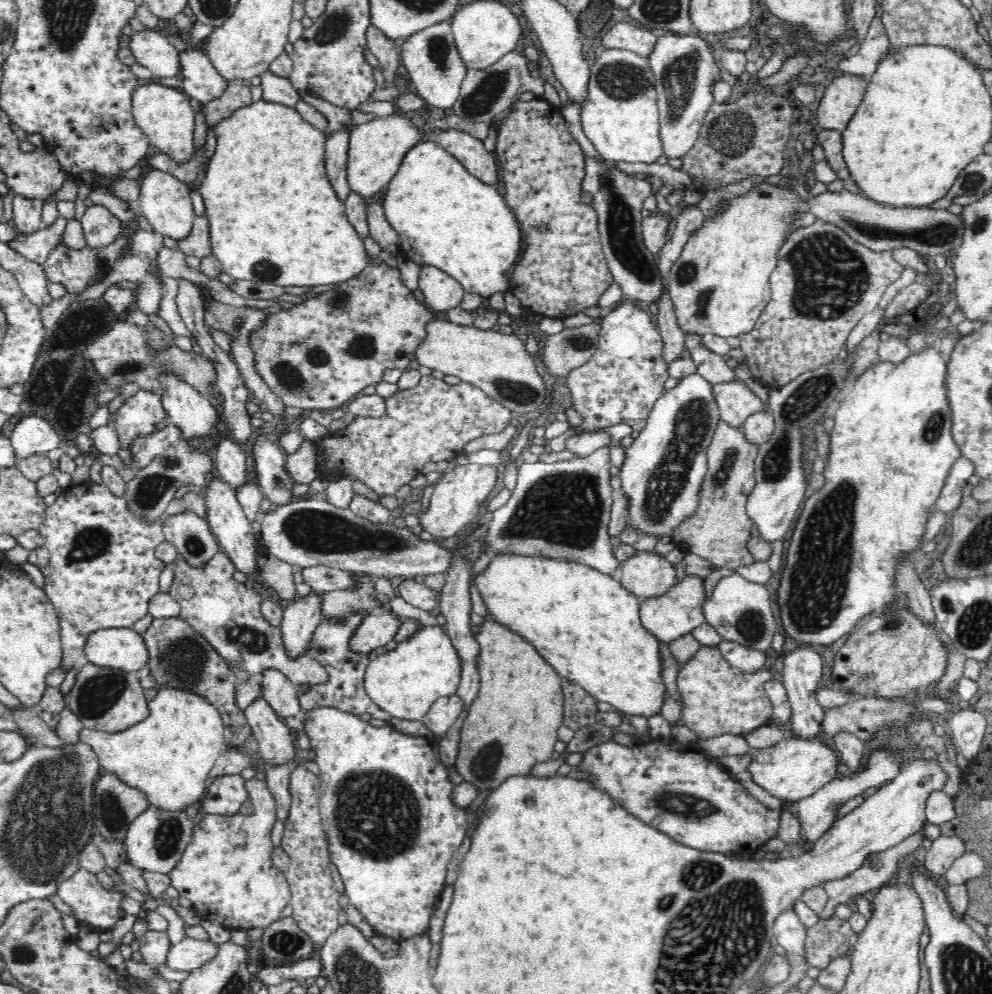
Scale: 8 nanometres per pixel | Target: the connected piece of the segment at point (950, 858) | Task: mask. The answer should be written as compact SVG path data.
M940 835L932 841L932 845L927 849L926 858L924 858L924 869L928 874L939 879L958 860L966 853L965 842L956 835Z

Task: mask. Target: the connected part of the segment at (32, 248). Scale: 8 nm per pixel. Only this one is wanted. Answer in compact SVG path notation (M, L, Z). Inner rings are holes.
M59 217L50 228L47 227L44 230L41 229L31 233L23 242L14 241L12 247L28 260L43 265L50 251L60 244L60 238L63 236L66 225L67 220Z

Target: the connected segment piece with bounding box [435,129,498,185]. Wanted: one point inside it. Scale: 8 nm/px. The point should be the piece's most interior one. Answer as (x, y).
(479, 161)

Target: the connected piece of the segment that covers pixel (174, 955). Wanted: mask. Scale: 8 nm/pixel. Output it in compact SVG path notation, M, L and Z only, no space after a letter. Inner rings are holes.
M184 938L180 944L171 946L164 965L176 972L190 972L212 960L218 949L212 942Z

